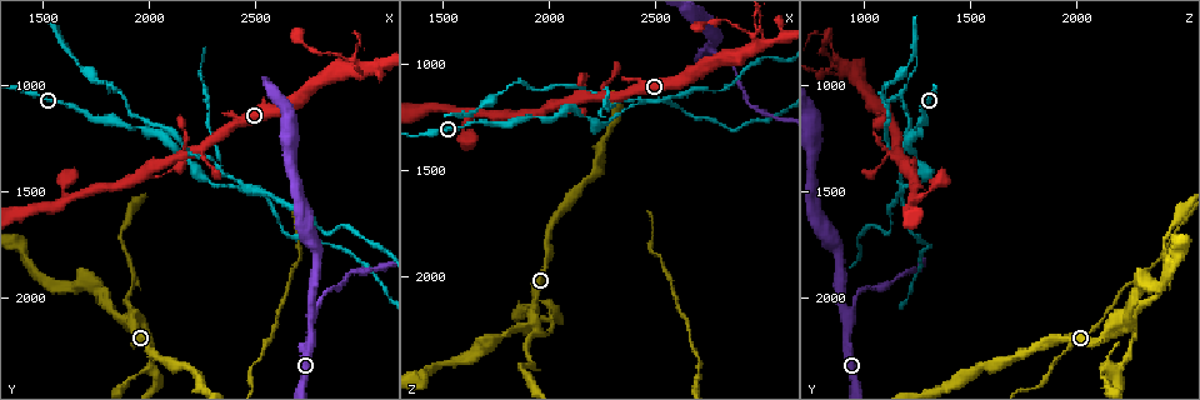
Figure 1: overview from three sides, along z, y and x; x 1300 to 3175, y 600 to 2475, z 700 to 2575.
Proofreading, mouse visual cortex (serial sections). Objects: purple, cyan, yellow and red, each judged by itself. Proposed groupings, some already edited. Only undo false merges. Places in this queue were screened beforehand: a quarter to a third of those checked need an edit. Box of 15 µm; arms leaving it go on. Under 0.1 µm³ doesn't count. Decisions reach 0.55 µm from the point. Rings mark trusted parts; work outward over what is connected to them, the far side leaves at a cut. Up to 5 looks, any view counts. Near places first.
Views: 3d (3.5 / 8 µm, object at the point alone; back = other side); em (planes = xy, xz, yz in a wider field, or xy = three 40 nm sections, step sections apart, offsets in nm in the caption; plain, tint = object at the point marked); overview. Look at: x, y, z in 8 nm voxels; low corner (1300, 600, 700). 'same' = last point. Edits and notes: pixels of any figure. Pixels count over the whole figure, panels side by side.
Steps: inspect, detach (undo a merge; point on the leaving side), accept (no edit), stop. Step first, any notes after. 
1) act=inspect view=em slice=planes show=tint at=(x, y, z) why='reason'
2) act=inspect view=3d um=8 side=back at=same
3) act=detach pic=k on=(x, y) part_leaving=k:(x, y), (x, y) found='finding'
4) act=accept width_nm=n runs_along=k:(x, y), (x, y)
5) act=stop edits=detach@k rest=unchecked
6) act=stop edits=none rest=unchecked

act=inspect view=3d um=3.5 at=(1910, 2100, 2210) why='four-way junction'

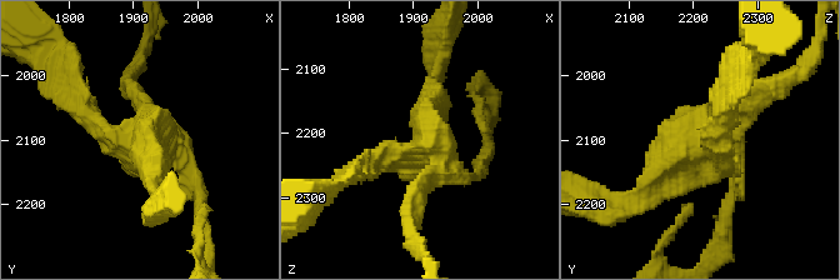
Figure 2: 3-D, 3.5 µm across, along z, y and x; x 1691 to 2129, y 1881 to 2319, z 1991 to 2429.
act=inspect view=em slice=planes show=tint at=(1920, 2105, 2220)

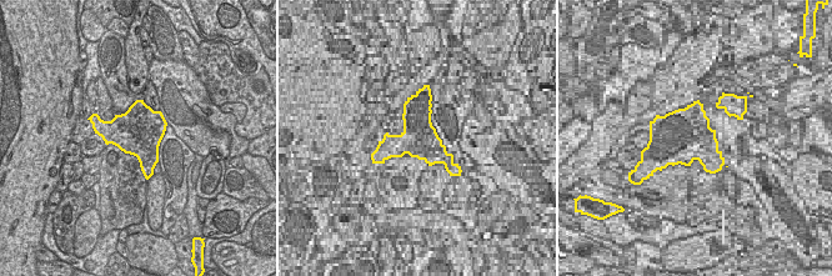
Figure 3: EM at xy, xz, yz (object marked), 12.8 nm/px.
act=detach pic=2 on=(729, 199) width_nm=600 part_leaving=2:(178, 138), (200, 195), (204, 245) found='two cells meet here'

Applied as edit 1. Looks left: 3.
act=inspect view=3d um=3.5 at=(2430, 1480, 1190) why='arms part here'

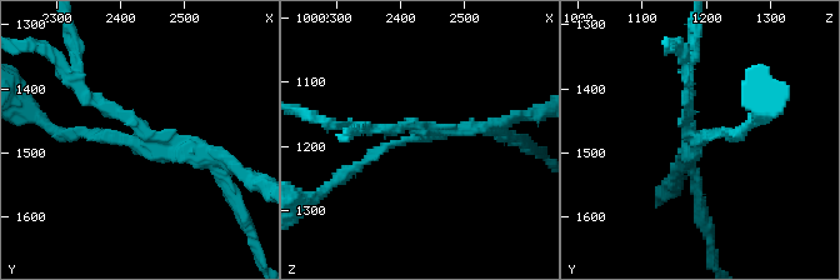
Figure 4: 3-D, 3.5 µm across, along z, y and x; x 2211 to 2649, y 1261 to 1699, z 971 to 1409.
act=inspect view=em slice=xy step=5 show=tint at=(2420, 1485, 1190) why='now the EM'

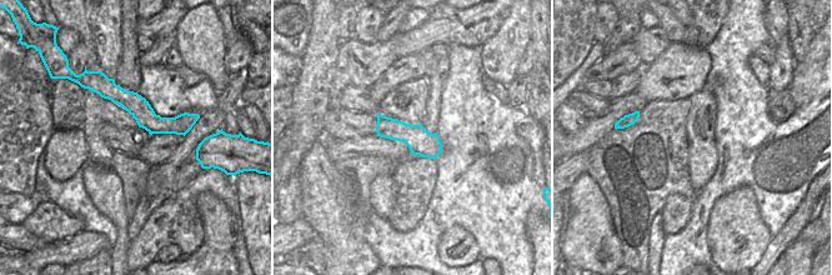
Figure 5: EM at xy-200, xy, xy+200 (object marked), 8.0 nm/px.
act=detach pic=4 on=(88, 99) arm_widths_nm=150,150,150 part_leaving=4:(125, 116), (33, 46) found='two cells meet here'

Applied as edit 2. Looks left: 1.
act=stop edits=detach@2,detach@4 rest=unchecked

